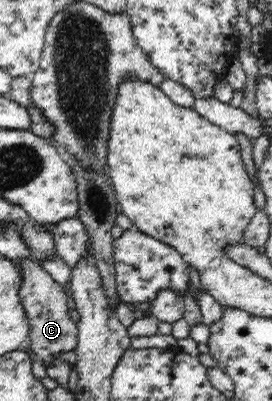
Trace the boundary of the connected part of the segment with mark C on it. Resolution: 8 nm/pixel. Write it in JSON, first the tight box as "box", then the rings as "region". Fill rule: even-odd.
{"box":[16,259,78,364],"region":[[[28,259],[16,260],[23,270],[20,301],[23,304],[30,323],[30,332],[26,345],[34,352],[36,358],[44,364],[58,362],[58,357],[64,352],[75,352],[78,338],[77,322],[72,321],[68,312],[68,296],[64,286],[60,285],[53,276],[39,264]]]}

